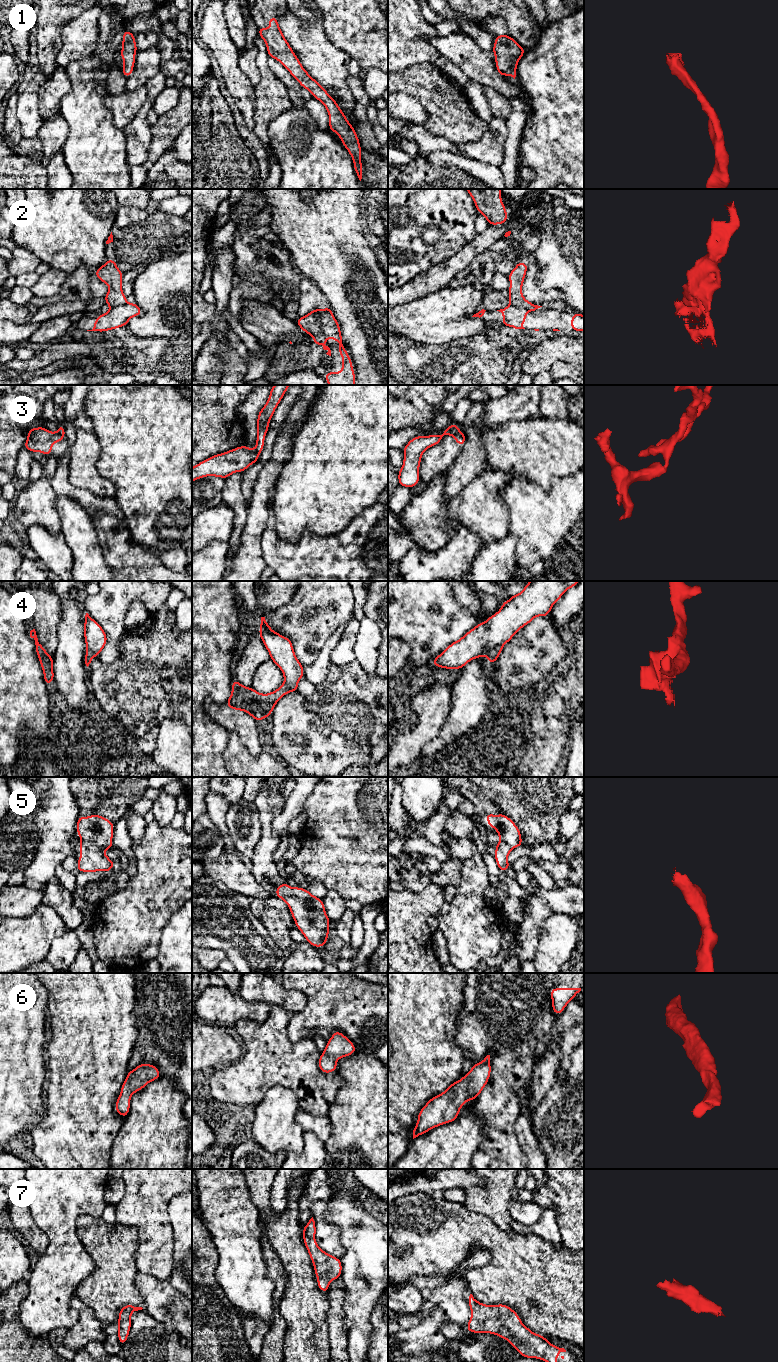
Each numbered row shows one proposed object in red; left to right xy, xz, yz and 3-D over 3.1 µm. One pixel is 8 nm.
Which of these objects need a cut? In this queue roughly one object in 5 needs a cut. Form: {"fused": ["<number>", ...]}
{"fused": ["2", "3", "4"]}

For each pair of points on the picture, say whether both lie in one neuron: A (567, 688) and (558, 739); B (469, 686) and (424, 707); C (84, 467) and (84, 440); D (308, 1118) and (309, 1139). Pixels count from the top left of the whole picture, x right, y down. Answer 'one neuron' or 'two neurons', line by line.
A: one neuron
B: two neurons
C: one neuron
D: two neurons

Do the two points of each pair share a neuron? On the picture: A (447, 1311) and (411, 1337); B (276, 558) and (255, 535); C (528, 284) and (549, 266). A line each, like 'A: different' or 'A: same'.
A: same
B: different
C: different

